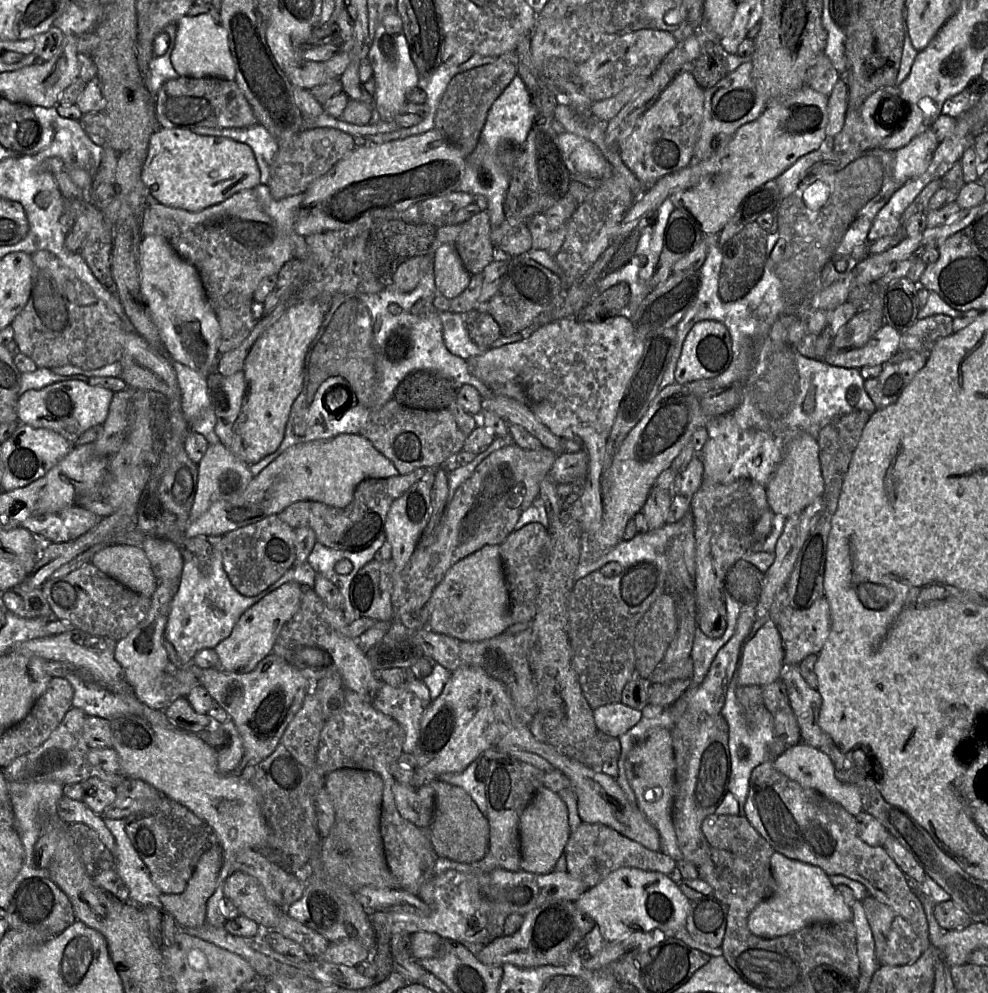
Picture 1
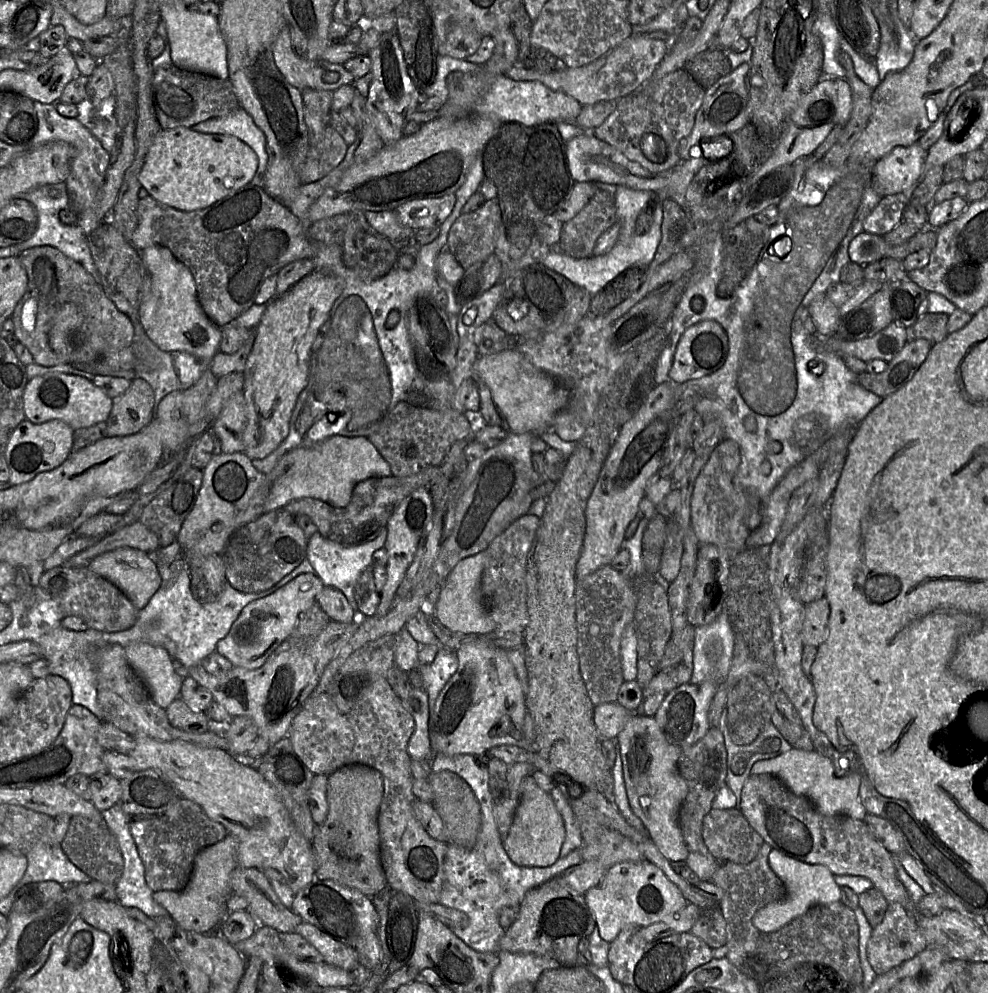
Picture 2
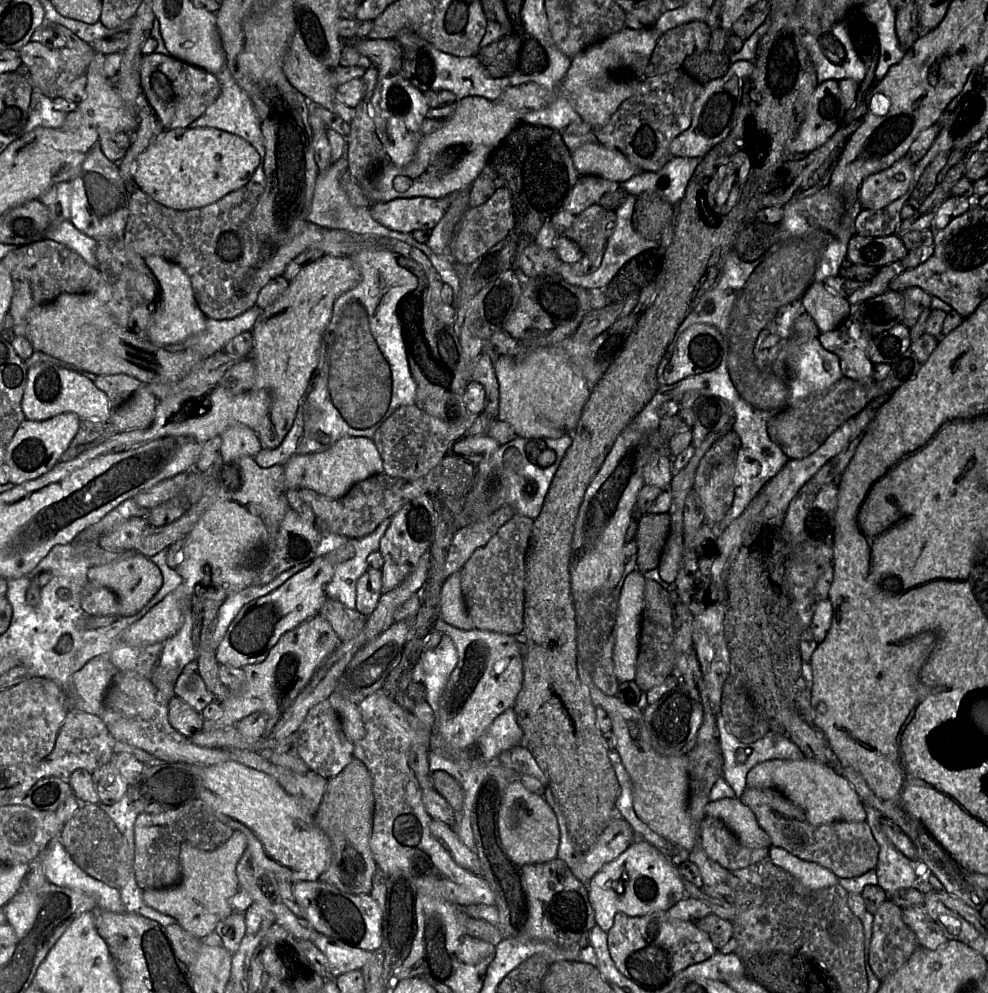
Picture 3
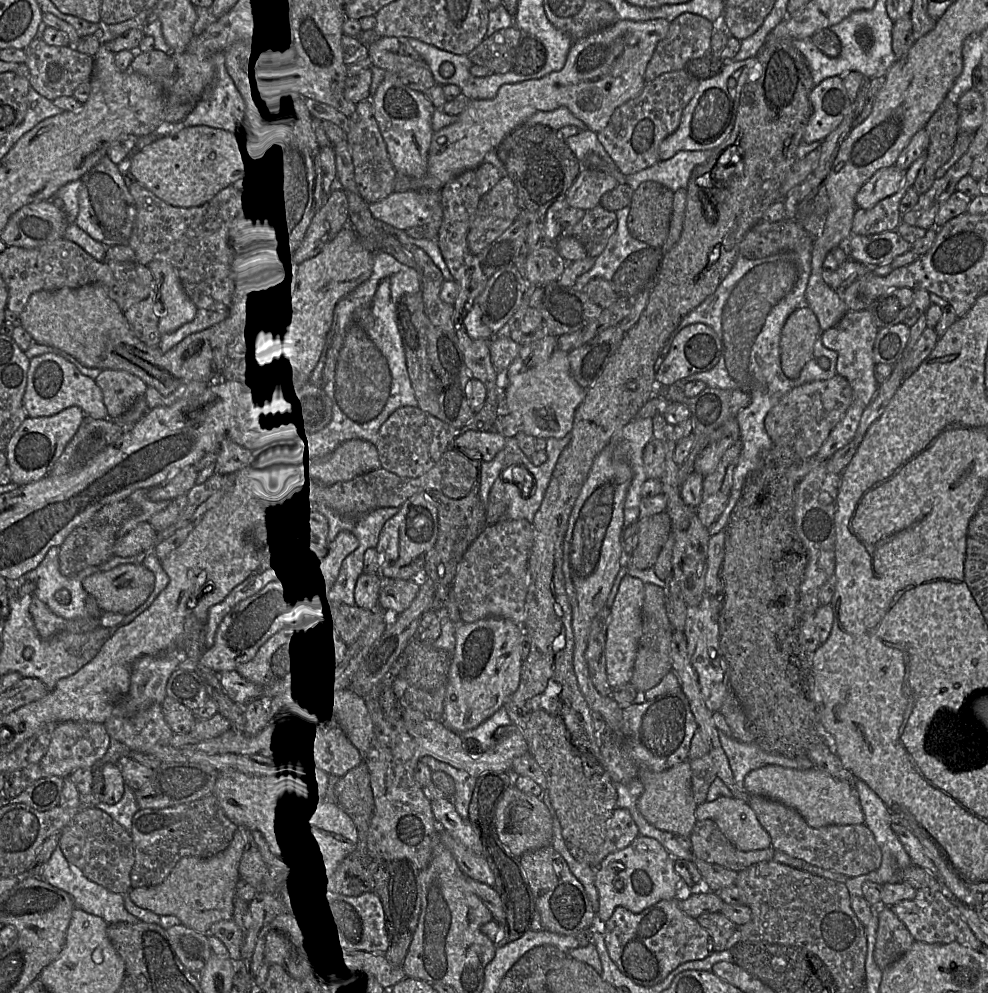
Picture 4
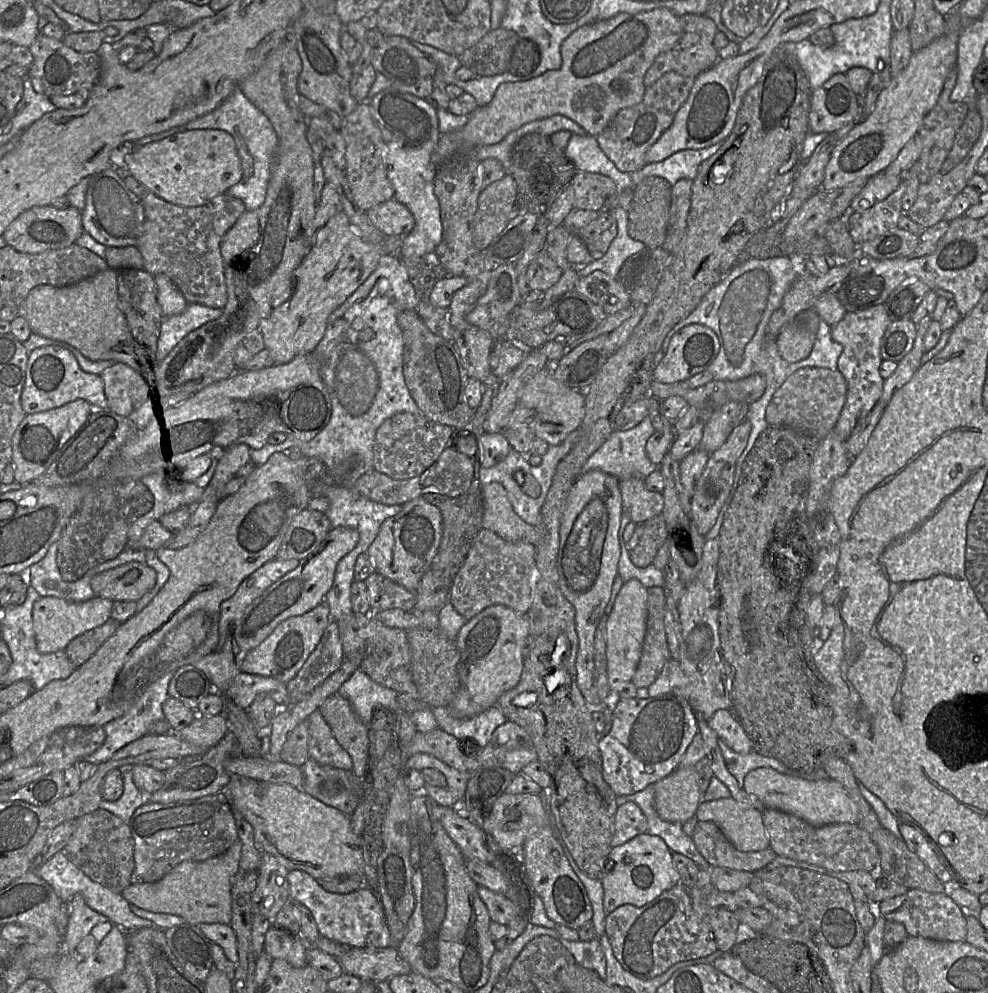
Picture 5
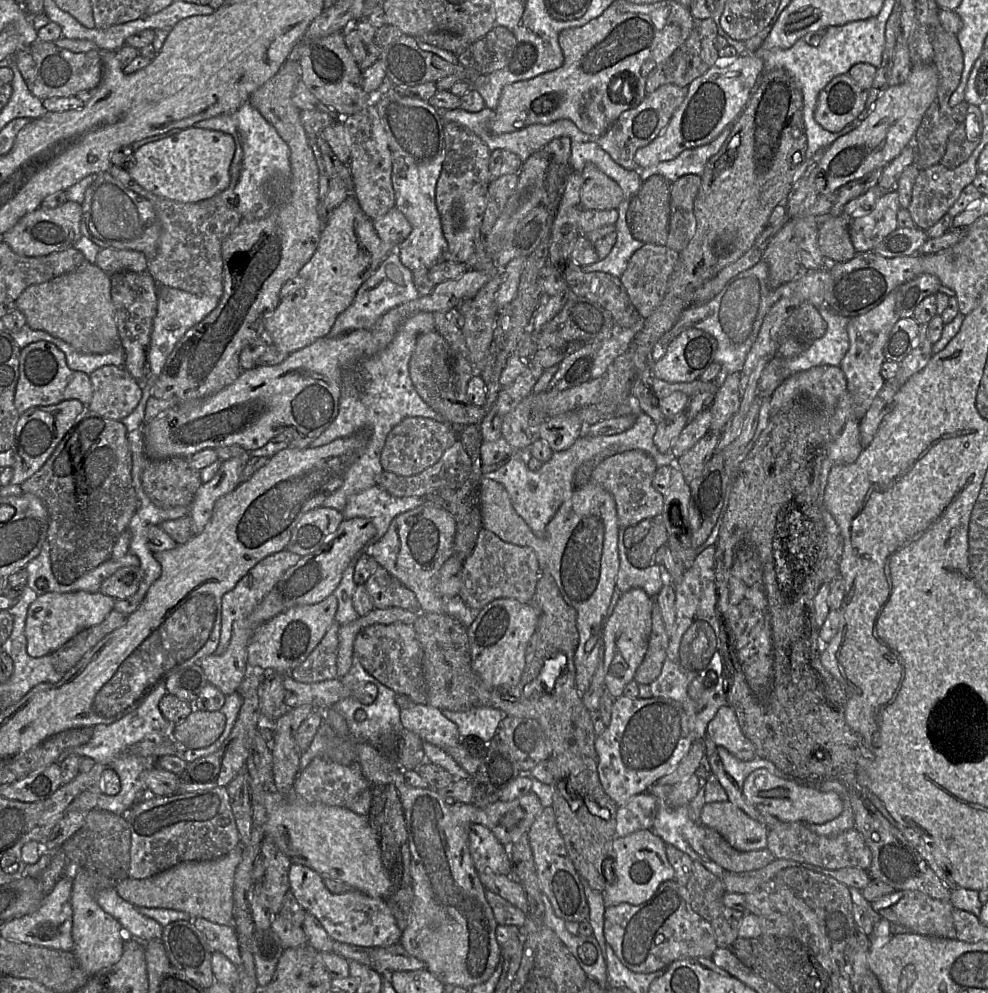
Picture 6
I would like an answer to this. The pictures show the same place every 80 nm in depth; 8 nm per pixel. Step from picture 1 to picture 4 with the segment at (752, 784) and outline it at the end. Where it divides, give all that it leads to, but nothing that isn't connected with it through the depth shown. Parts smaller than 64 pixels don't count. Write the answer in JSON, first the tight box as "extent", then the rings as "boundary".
{"extent":[747,794,881,878],"boundary":[[[752,794],[747,803],[771,838],[771,847],[811,865],[853,878],[876,871],[881,864],[881,850],[874,835],[863,823],[860,825],[809,826],[794,808],[765,796]]]}

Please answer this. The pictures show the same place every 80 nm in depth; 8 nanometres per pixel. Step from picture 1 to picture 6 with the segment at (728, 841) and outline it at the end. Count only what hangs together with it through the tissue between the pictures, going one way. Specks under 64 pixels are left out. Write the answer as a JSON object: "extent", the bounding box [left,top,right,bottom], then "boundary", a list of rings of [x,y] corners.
{"extent":[703,827,775,872],"boundary":[[[709,827],[705,828],[703,848],[712,861],[729,872],[757,870],[775,859],[768,848],[752,851],[736,850],[718,831]]]}

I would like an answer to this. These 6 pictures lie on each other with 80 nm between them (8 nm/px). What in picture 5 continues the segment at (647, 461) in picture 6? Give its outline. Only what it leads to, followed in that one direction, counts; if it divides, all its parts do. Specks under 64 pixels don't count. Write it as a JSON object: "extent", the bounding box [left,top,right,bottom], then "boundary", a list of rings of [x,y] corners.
{"extent":[619,477,664,524],"boundary":[[[632,477],[619,480],[619,486],[623,512],[629,514],[632,522],[643,524],[661,515],[664,507],[664,497],[662,493],[648,490],[645,479]]]}

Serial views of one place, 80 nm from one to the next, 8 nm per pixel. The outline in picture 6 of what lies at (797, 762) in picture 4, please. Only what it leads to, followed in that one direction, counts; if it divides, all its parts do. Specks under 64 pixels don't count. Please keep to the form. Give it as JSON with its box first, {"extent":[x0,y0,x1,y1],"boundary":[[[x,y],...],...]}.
{"extent":[717,746,800,789],"boundary":[[[717,746],[717,752],[725,771],[734,779],[740,789],[742,789],[745,778],[757,768],[765,768],[771,774],[786,780],[800,781],[779,770],[771,761],[762,759],[758,756],[755,756],[753,759],[748,761],[742,761],[733,756],[722,746]]]}

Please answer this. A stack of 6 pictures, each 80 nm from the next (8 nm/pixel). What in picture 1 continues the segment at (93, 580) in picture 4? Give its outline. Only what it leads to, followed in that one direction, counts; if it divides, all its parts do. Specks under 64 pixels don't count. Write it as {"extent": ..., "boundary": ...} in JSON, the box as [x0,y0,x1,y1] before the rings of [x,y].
{"extent":[91,545,158,597],"boundary":[[[107,545],[91,563],[127,588],[152,597],[158,587],[150,561],[141,546]]]}

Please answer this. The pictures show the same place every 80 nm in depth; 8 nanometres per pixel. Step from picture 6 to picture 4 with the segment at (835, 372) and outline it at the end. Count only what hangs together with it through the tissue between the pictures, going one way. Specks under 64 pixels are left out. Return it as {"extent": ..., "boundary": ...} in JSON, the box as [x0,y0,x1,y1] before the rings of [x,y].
{"extent":[765,374,851,460],"boundary":[[[838,374],[827,380],[808,382],[793,388],[769,410],[765,430],[775,445],[790,447],[801,460],[813,459],[851,402],[851,386]]]}

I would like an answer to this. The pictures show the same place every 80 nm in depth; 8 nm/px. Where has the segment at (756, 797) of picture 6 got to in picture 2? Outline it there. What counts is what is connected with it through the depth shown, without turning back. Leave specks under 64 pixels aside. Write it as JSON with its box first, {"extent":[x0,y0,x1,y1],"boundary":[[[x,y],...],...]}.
{"extent":[751,747,867,820],"boundary":[[[793,747],[775,758],[757,761],[751,768],[751,775],[764,773],[779,778],[796,795],[808,798],[823,815],[845,815],[857,820],[863,820],[866,816],[867,811],[859,795],[861,773],[857,771],[836,777],[831,760],[816,750]]]}

